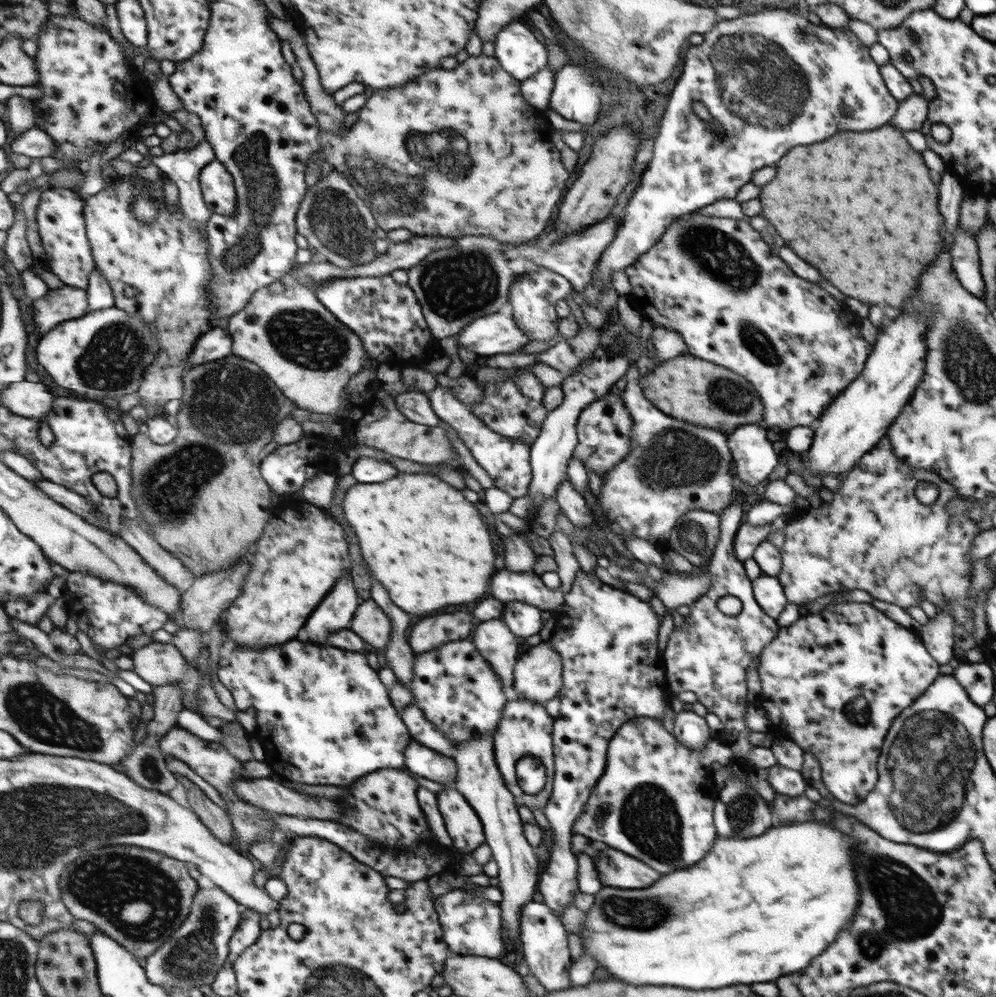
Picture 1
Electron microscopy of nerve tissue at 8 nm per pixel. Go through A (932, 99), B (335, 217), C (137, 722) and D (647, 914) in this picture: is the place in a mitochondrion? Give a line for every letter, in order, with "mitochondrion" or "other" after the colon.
A: other
B: mitochondrion
C: other
D: mitochondrion

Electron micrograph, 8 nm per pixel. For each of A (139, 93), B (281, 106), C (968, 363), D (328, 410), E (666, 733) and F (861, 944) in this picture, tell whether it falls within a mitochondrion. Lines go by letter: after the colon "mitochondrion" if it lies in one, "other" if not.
A: other
B: other
C: mitochondrion
D: other
E: other
F: mitochondrion

